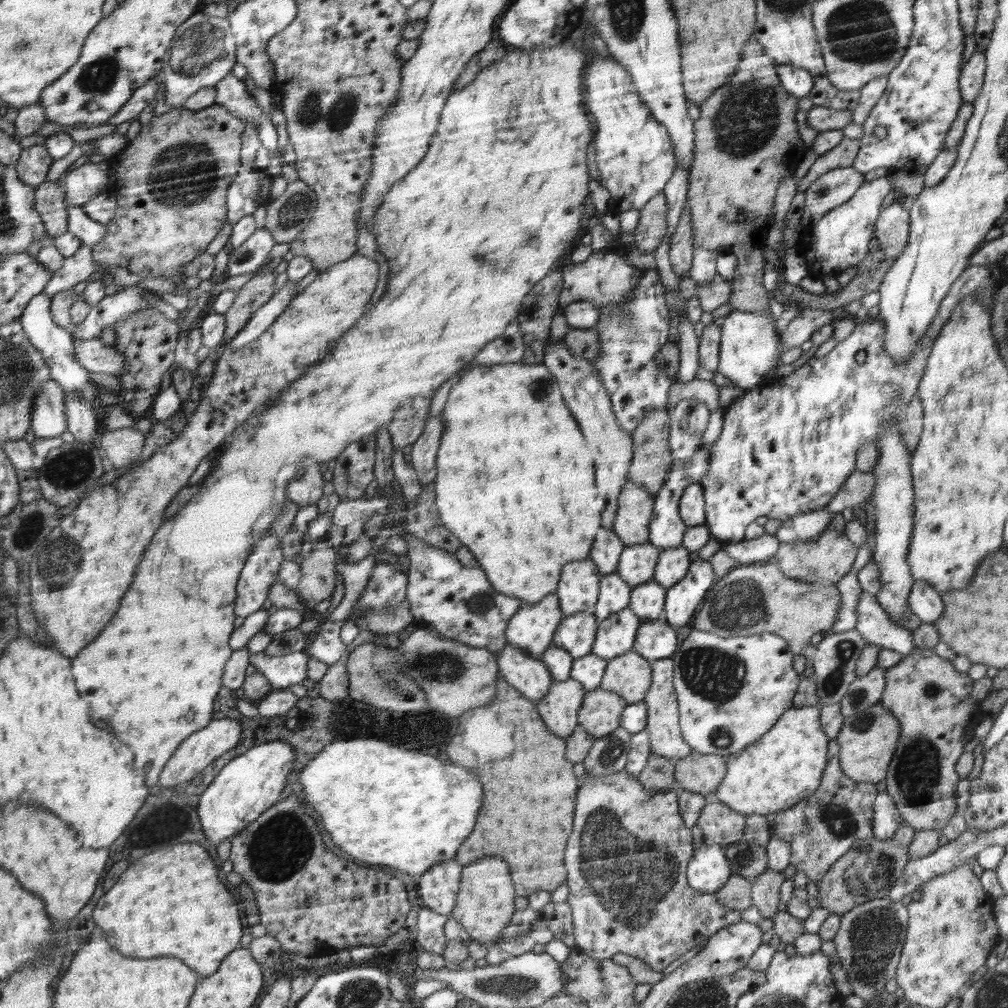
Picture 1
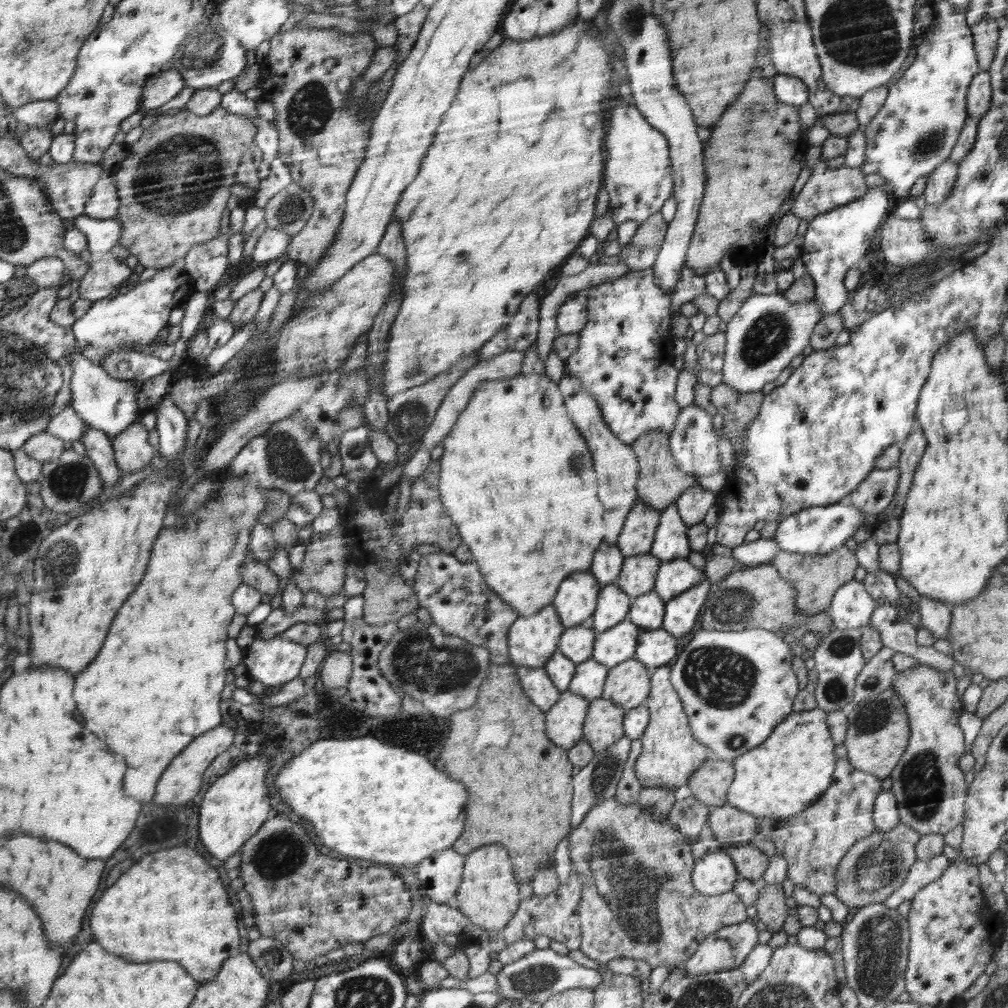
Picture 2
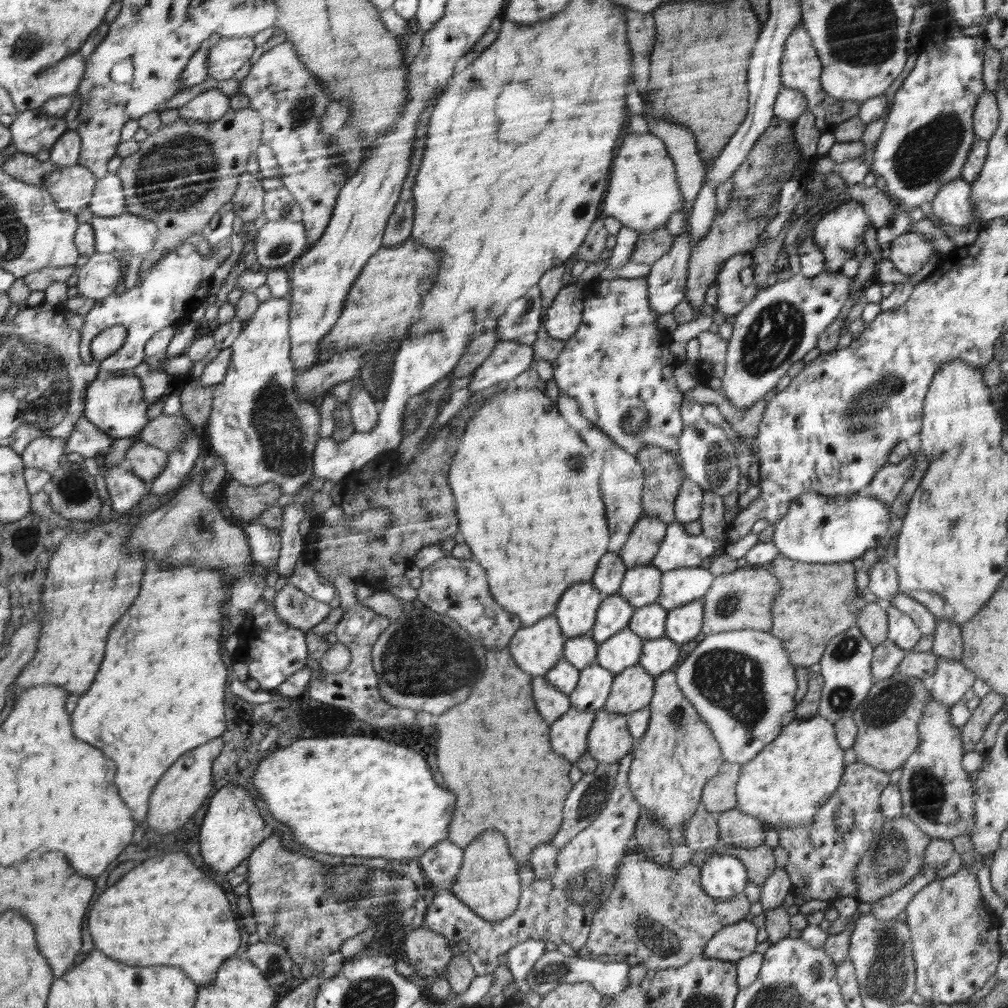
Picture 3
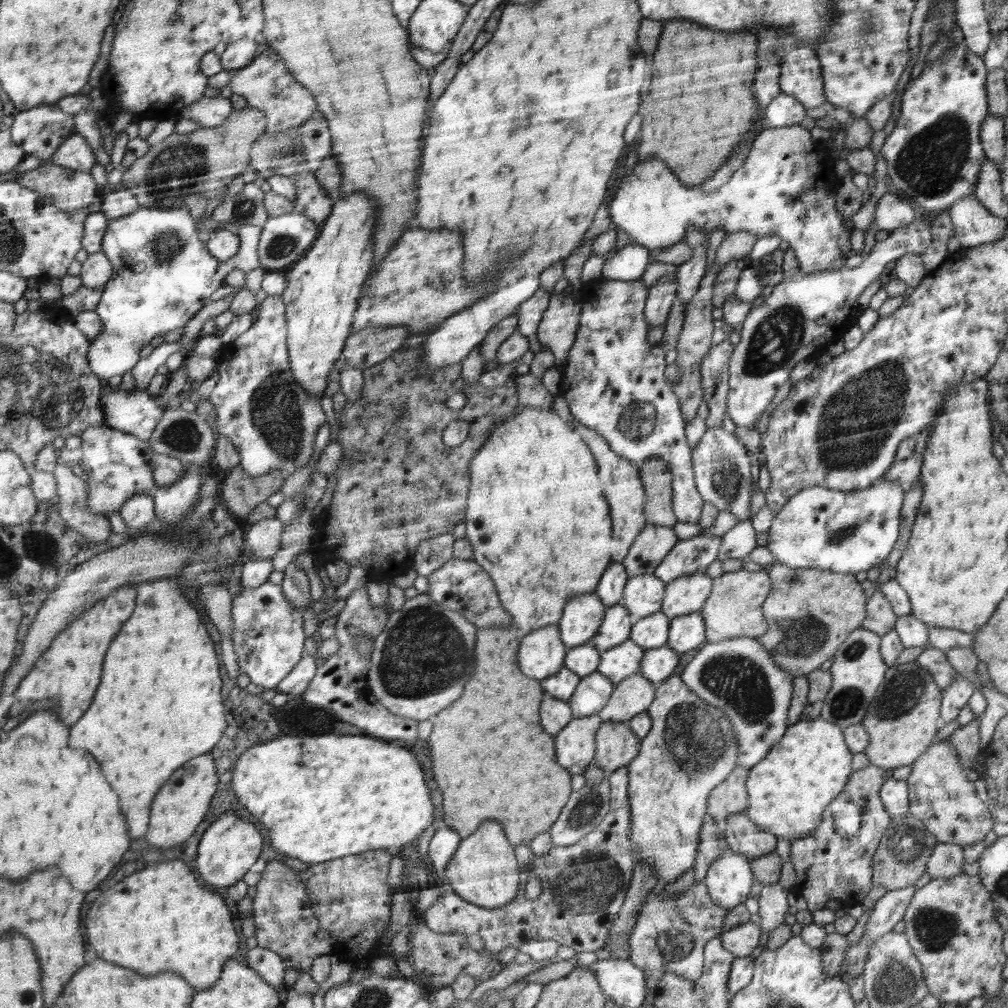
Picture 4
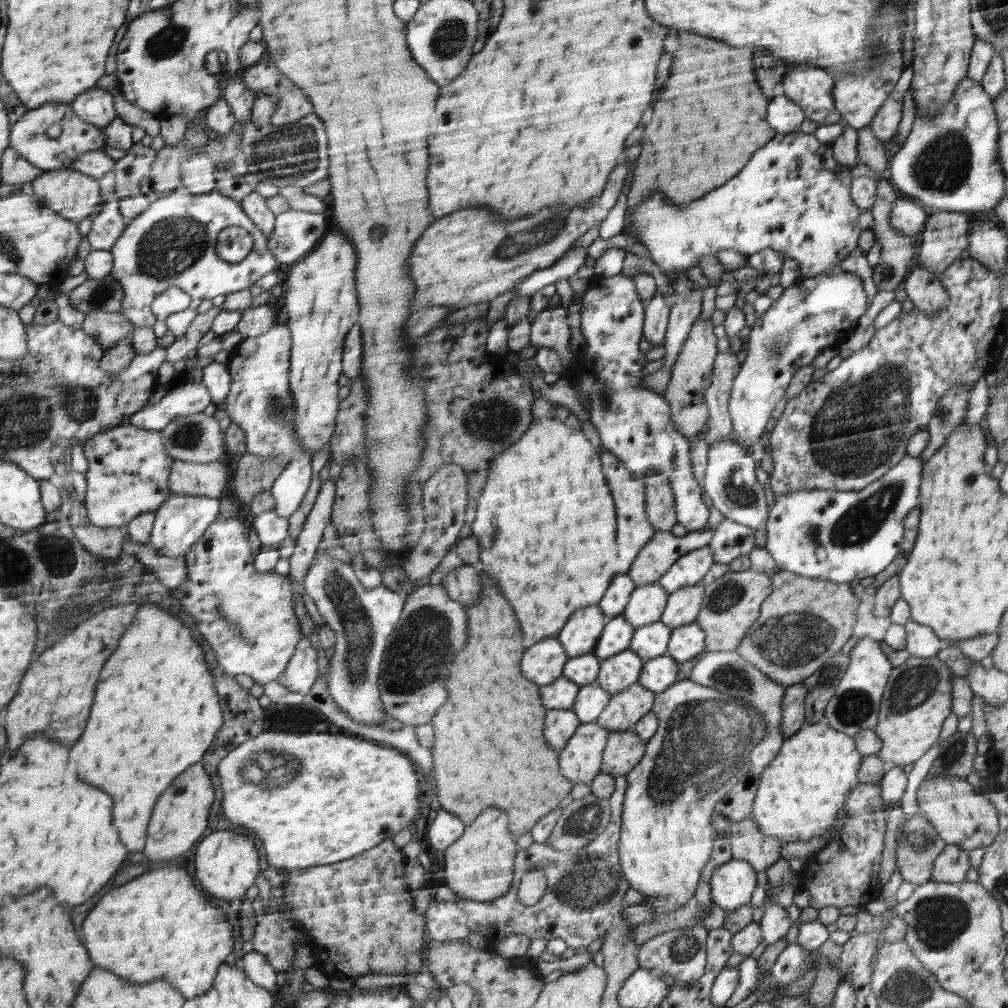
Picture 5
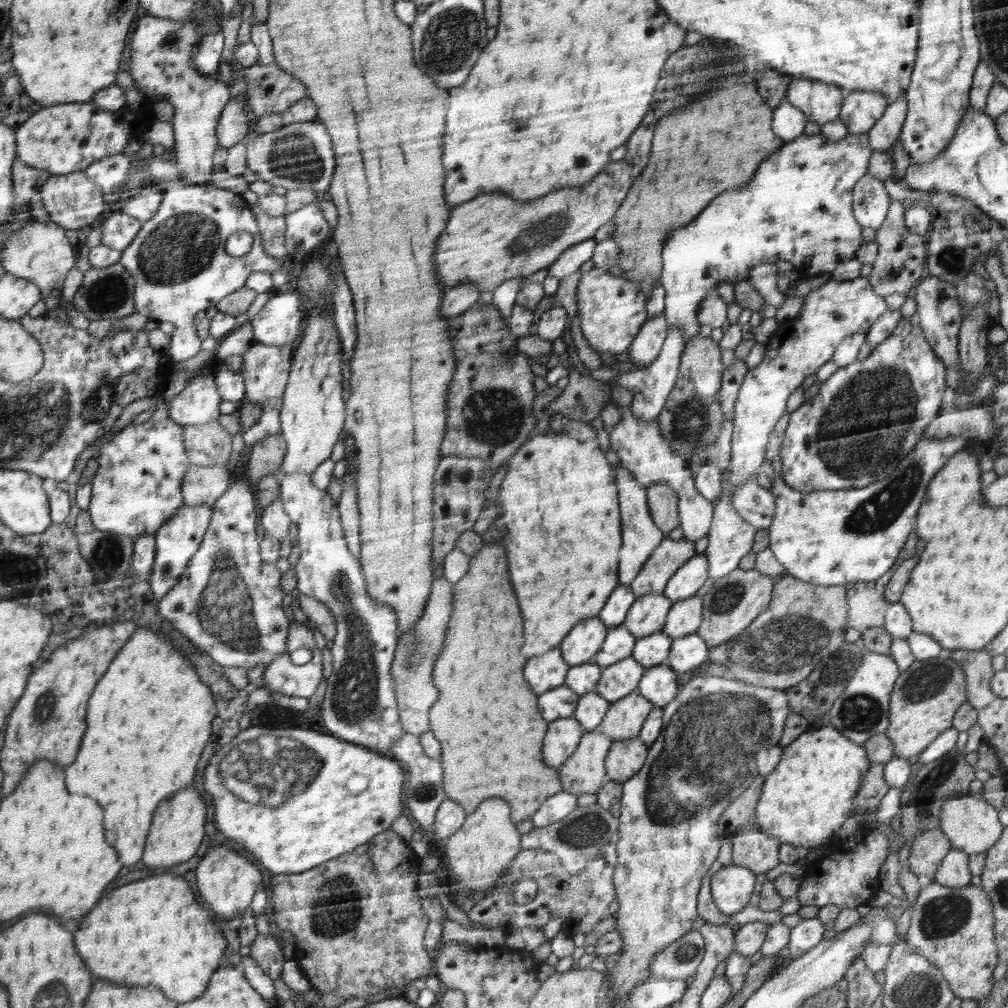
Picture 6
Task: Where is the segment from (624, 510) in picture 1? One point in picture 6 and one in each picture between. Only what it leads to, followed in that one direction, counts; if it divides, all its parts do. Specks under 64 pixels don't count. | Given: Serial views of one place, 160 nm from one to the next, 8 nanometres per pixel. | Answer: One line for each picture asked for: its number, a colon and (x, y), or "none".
2: (637, 536)
3: (643, 542)
4: (651, 545)
5: (663, 549)
6: (669, 555)

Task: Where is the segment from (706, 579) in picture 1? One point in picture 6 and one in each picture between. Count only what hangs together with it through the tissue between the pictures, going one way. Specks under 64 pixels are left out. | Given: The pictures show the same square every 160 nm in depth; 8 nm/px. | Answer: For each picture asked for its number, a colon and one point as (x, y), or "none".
2: (681, 612)
3: (684, 623)
4: (687, 632)
5: (687, 641)
6: (687, 653)

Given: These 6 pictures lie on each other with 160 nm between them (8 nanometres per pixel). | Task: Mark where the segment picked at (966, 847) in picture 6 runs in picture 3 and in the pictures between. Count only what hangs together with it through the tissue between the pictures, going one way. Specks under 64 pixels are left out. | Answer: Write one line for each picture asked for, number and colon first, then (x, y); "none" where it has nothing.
3: (937, 796)
4: (940, 796)
5: (963, 818)

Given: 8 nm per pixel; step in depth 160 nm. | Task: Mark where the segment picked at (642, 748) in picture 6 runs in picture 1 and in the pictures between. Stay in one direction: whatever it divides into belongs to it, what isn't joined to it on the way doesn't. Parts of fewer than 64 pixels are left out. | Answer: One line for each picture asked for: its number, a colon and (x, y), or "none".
1: (602, 711)
2: (604, 722)
3: (609, 740)
4: (617, 744)
5: (624, 750)

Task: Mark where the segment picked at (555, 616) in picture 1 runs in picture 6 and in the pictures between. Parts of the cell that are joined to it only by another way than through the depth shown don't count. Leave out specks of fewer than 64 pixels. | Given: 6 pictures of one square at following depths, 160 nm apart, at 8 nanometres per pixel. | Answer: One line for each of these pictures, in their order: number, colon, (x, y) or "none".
2: (534, 639)
3: (538, 648)
4: (542, 653)
5: (544, 663)
6: (549, 670)

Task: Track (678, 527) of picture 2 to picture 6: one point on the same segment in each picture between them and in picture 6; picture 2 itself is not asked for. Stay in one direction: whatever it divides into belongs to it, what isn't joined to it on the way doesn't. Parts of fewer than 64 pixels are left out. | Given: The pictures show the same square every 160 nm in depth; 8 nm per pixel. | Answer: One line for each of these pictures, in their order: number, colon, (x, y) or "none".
3: (679, 549)
4: (690, 556)
5: (689, 569)
6: (687, 580)

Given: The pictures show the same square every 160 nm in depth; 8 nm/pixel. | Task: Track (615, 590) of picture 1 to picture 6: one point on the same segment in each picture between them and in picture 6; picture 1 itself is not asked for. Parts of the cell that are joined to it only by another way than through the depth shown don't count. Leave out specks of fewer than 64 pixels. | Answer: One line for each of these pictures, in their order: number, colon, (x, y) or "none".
2: (612, 607)
3: (614, 613)
4: (616, 627)
5: (616, 637)
6: (619, 643)

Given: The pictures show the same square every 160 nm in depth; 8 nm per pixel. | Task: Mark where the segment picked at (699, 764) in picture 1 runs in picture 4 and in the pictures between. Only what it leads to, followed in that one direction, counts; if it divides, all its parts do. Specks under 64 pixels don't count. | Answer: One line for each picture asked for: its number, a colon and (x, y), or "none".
2: (710, 783)
3: (720, 795)
4: (732, 798)

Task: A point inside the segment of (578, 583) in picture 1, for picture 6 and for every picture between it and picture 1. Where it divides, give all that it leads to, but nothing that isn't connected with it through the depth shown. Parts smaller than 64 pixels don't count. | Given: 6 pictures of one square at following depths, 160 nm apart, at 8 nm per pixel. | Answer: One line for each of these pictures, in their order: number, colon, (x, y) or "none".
2: (576, 603)
3: (578, 608)
4: (581, 621)
5: (580, 637)
6: (580, 647)

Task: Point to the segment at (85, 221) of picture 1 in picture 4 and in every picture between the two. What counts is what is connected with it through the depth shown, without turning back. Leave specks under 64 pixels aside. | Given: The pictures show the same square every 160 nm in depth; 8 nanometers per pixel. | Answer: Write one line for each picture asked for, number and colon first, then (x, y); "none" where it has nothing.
2: (104, 234)
3: (137, 234)
4: (163, 270)

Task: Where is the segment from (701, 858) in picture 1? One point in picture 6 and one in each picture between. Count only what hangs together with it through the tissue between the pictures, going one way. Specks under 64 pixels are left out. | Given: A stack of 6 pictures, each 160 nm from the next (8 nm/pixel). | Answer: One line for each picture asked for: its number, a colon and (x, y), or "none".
2: (714, 874)
3: (723, 875)
4: (729, 878)
5: (731, 883)
6: (731, 887)

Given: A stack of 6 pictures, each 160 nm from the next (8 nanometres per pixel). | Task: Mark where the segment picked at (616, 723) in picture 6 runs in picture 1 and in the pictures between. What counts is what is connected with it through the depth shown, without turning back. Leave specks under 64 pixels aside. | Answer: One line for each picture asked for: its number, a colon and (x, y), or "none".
1: (629, 674)
2: (627, 684)
3: (632, 690)
4: (634, 694)
5: (623, 712)

